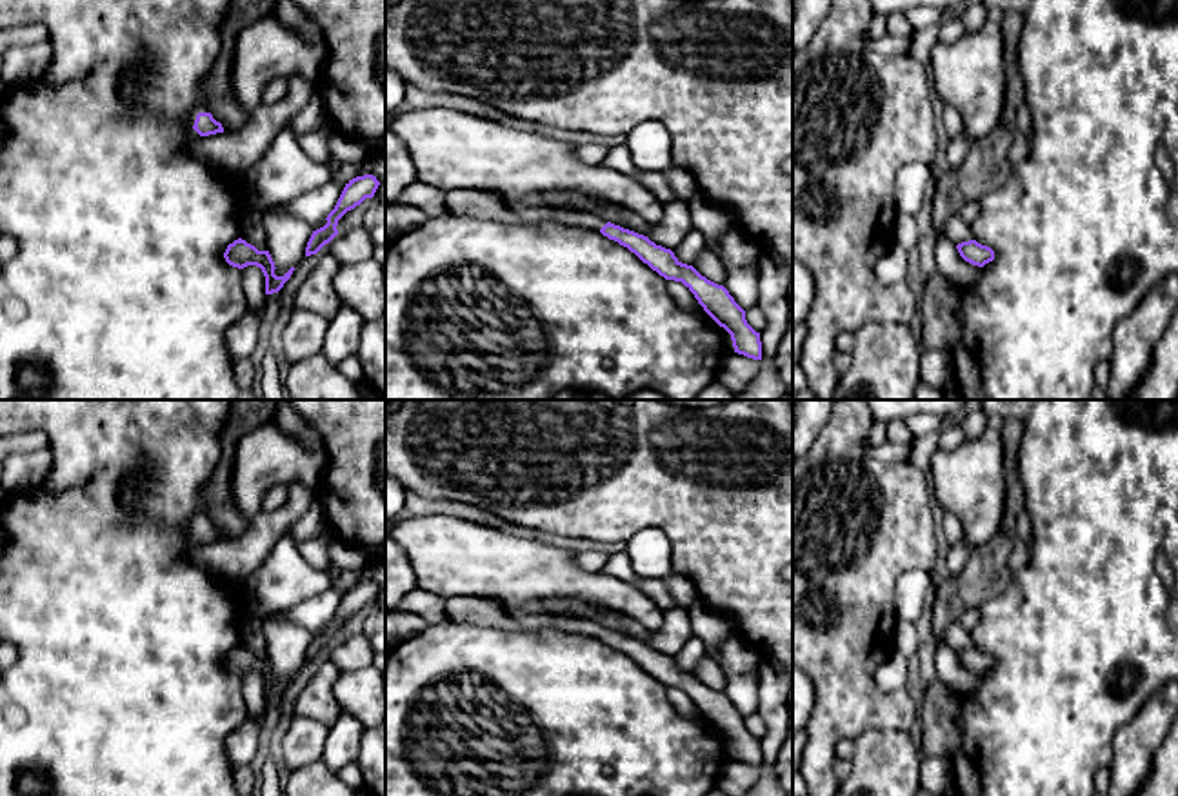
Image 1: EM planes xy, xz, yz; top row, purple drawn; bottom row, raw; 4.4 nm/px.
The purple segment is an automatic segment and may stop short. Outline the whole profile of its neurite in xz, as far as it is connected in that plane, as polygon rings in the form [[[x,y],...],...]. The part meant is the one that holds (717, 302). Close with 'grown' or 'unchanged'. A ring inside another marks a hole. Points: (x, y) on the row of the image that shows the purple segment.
[[[447,191],[445,209],[451,216],[471,216],[511,225],[562,224],[567,227],[587,227],[634,253],[644,264],[665,280],[682,282],[704,307],[704,311],[724,327],[733,340],[734,353],[762,360],[760,333],[745,320],[745,311],[734,302],[724,285],[702,276],[693,265],[682,264],[671,249],[656,245],[647,236],[607,222],[594,213],[540,205],[531,209],[511,209],[500,194],[487,191]]]; grown

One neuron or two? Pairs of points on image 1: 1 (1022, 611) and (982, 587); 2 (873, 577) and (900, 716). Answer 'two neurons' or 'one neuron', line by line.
1: two neurons
2: one neuron

